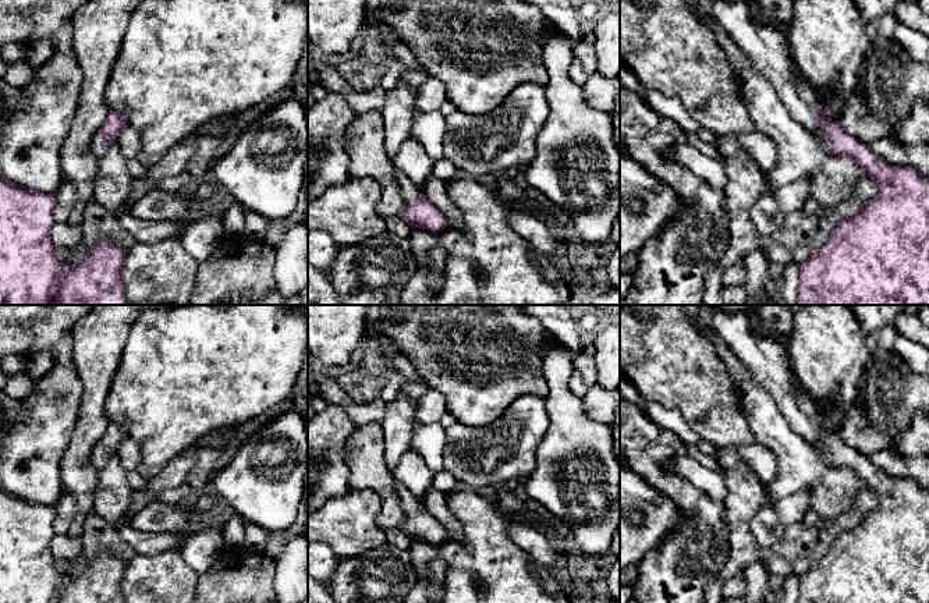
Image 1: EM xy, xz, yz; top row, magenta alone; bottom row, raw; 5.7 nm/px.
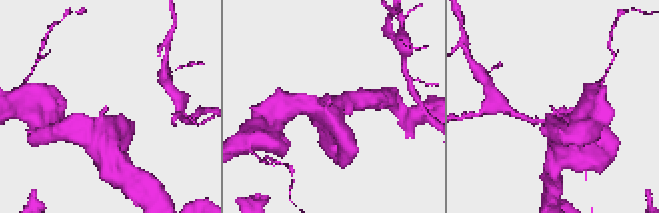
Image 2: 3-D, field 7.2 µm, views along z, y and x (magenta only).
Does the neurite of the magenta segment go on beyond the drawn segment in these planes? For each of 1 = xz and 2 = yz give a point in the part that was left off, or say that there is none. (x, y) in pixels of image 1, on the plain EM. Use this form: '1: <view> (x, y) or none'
1: xz (410, 504)
2: yz (763, 358)

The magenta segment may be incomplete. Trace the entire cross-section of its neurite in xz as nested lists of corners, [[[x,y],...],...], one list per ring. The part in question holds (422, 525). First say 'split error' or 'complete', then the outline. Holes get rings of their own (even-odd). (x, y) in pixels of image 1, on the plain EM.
split error; [[[398,480],[397,492],[401,501],[401,508],[407,515],[407,519],[398,525],[398,529],[407,533],[412,540],[419,539],[430,545],[443,543],[447,538],[443,525]]]

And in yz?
split error; [[[684,305],[685,313],[695,320],[706,337],[710,338],[716,333],[727,344],[745,370],[773,398],[788,426],[809,443],[825,462],[852,469],[879,499],[876,510],[864,514],[852,529],[845,531],[832,545],[819,564],[798,577],[798,603],[929,603],[929,490],[908,478],[887,476],[871,461],[871,457],[847,444],[838,433],[827,432],[820,416],[806,414],[799,405],[786,347],[770,336],[759,333],[748,313],[728,313],[712,305],[710,324],[706,326],[699,318],[699,308],[701,305]]]

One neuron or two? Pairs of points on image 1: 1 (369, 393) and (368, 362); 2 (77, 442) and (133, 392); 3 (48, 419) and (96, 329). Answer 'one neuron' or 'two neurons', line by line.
1: two neurons
2: two neurons
3: two neurons

